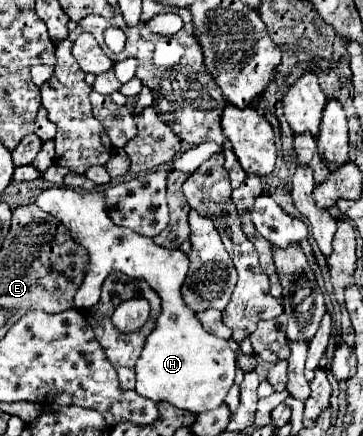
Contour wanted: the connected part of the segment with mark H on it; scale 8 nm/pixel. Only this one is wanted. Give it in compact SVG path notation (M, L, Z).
M52 187L38 195L36 205L54 215L70 231L74 241L90 253L90 271L74 297L78 309L86 311L98 303L100 287L112 271L144 279L160 295L162 313L136 361L136 393L156 403L168 401L192 413L204 413L222 405L226 393L234 385L236 353L226 339L206 333L196 313L182 299L180 287L188 273L188 257L180 249L162 249L154 245L150 237L138 235L126 227L116 227L106 215L102 191L88 191L84 195L68 187Z

